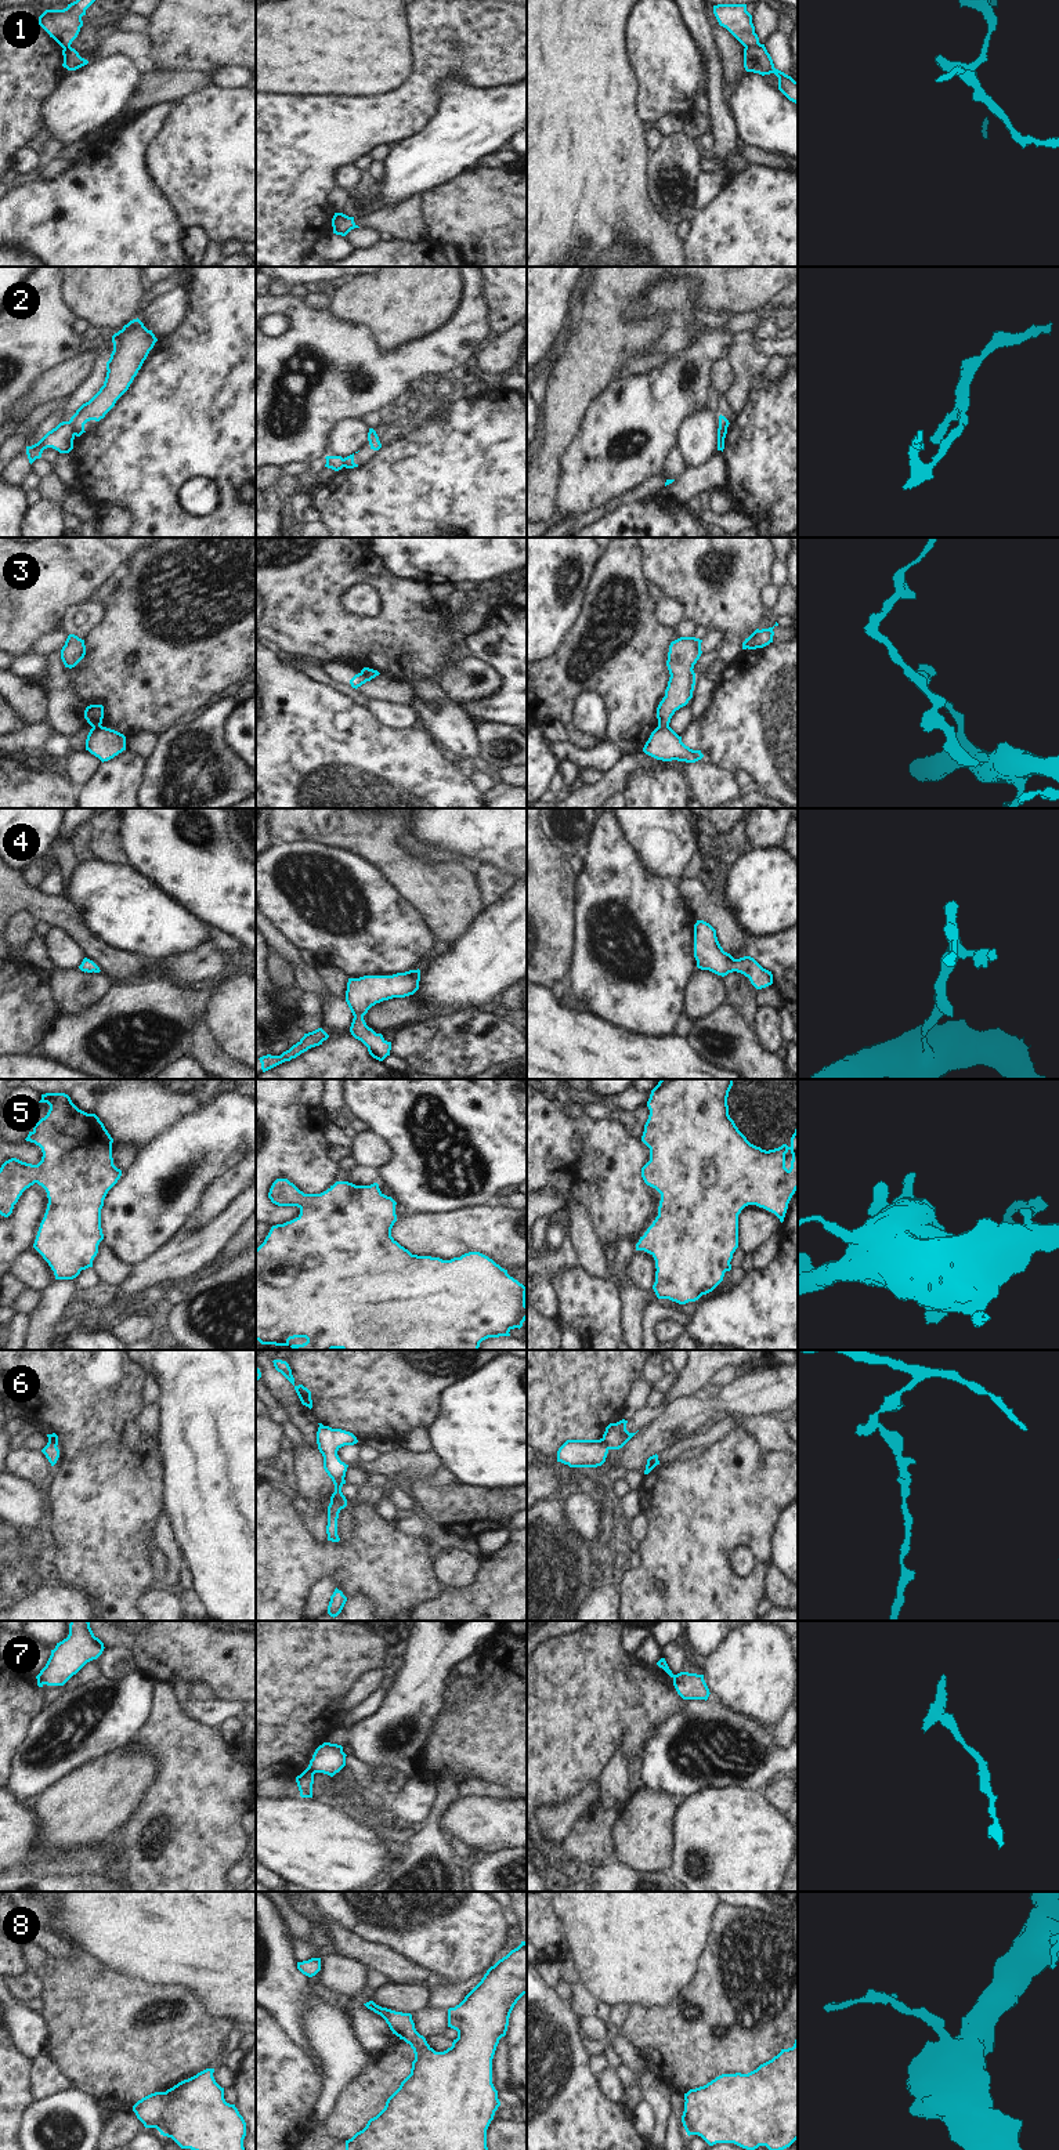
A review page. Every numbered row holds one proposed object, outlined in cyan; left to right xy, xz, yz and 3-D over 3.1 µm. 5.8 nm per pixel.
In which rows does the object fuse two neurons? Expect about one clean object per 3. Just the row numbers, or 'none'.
1, 2, 3, 6, 7

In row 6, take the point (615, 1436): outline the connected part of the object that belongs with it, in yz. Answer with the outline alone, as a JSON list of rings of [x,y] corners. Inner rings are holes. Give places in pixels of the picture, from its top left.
[[[622,1419],[617,1423],[610,1423],[603,1434],[603,1441],[608,1449],[622,1448],[636,1433],[626,1430],[628,1420]]]

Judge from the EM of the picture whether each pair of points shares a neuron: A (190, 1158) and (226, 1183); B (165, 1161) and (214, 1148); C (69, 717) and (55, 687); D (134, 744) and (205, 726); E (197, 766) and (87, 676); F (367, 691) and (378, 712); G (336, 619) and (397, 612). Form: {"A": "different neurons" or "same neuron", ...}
{"A": "different neurons", "B": "same neuron", "C": "same neuron", "D": "different neurons", "E": "different neurons", "F": "different neurons", "G": "same neuron"}

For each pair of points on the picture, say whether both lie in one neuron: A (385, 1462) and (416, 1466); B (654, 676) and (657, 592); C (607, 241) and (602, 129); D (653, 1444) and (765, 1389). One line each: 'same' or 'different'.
A: same
B: different
C: same
D: same

